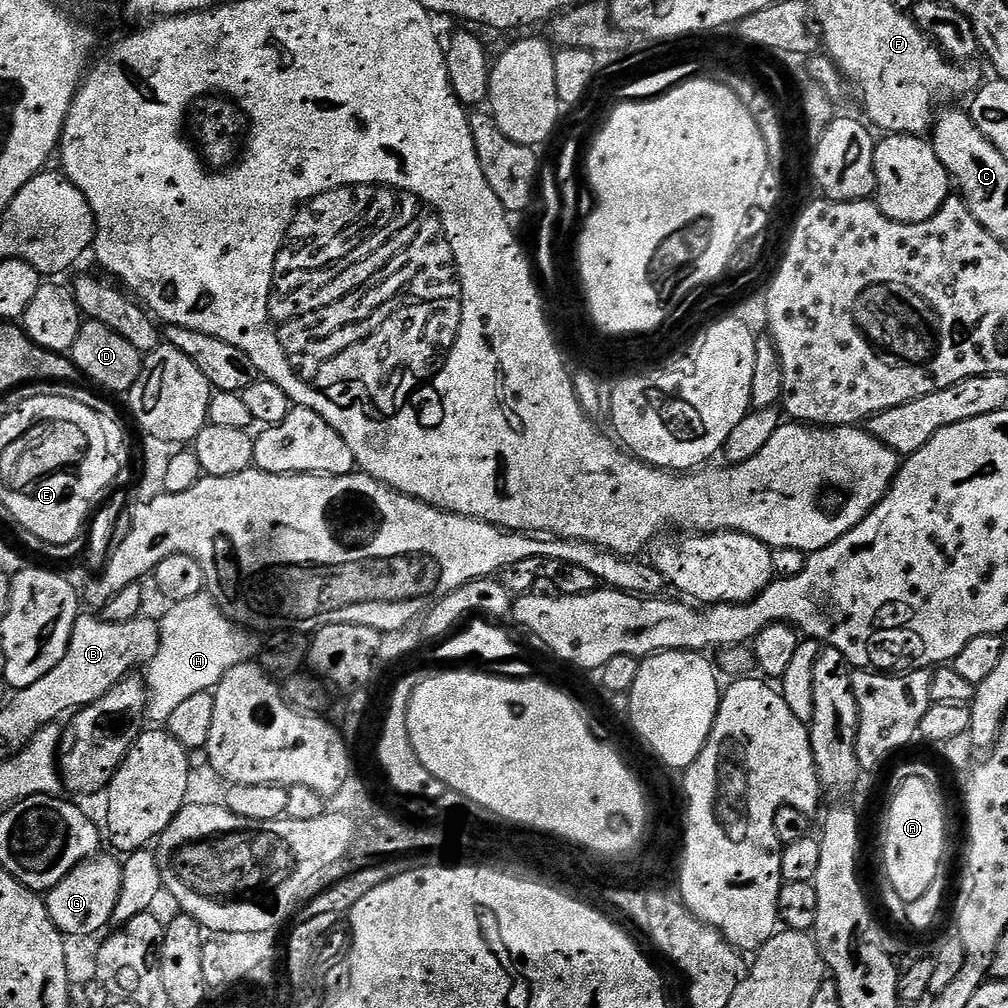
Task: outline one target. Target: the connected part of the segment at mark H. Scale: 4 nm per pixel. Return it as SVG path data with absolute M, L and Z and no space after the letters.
M201 594L172 604L159 617L158 623L160 625L158 654L154 654L154 658L146 665L146 673L148 672L148 676L146 675L148 689L146 716L149 721L167 722L170 714L174 714L174 710L181 702L186 702L193 694L212 692L219 684L220 679L230 670L234 670L234 666L247 664L255 657L252 656L256 652L256 644L252 641L251 636L253 633L241 627L231 616L226 616L213 596Z

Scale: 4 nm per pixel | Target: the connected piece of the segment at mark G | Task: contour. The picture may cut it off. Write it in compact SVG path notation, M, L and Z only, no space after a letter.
M99 854L84 860L60 882L48 889L46 903L54 926L65 936L92 936L112 924L114 906L118 906L118 894L122 894L123 863L115 855Z

